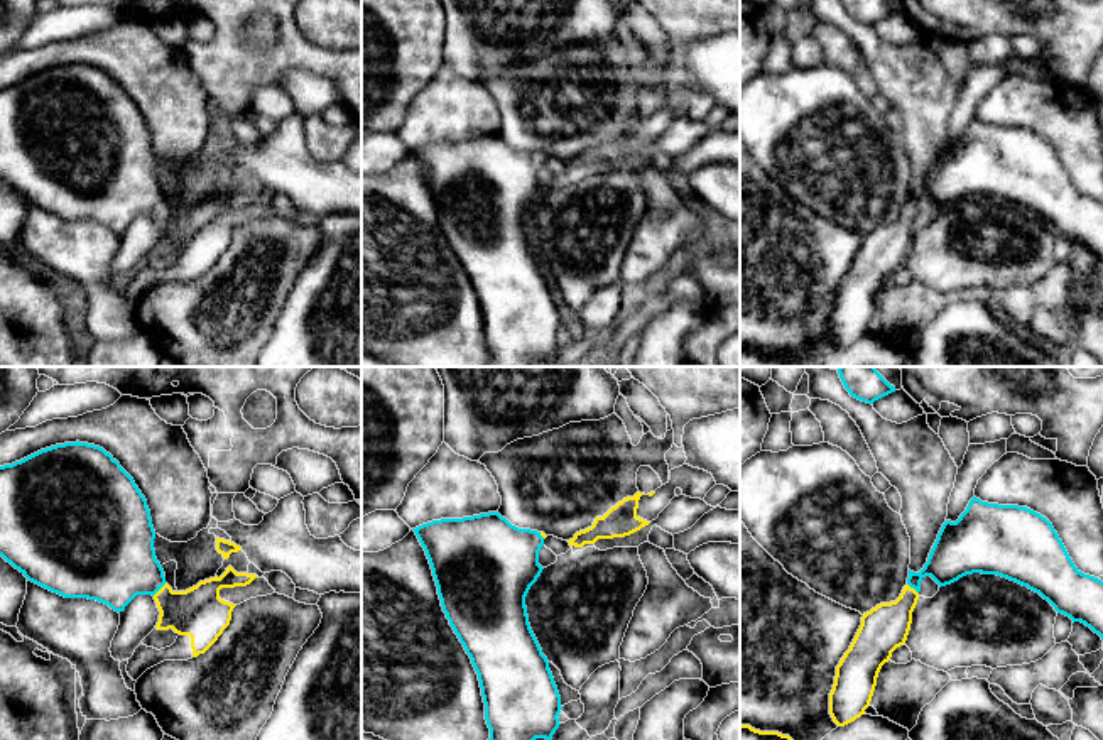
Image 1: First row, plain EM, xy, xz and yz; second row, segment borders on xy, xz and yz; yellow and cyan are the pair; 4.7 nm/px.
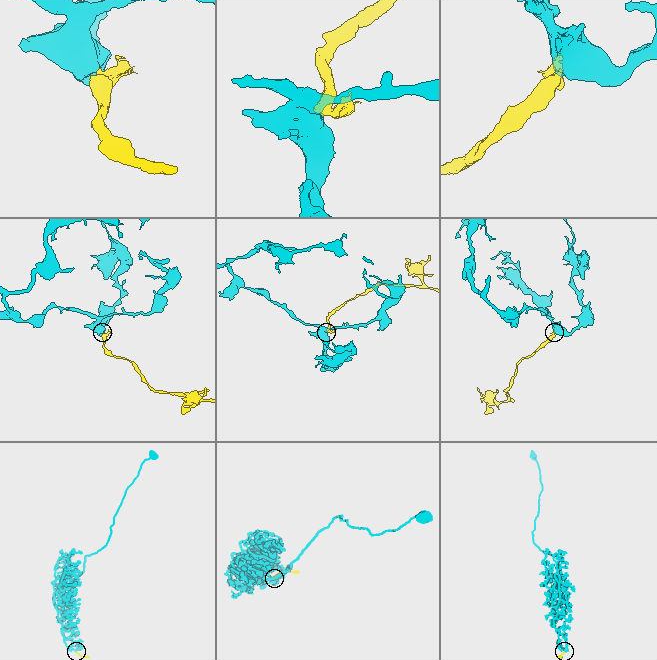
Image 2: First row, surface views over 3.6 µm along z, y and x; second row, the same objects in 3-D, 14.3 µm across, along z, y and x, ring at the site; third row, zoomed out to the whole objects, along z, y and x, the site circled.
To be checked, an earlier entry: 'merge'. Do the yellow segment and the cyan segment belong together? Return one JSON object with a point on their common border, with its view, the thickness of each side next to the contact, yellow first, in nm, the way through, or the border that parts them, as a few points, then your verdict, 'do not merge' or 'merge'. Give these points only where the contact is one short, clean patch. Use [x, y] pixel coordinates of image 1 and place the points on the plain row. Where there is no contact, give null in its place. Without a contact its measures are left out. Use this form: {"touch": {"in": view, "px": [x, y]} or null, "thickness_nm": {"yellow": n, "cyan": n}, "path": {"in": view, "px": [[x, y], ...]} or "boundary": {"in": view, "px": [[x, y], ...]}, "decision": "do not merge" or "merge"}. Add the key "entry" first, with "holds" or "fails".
{"entry": "holds", "touch": {"in": "xy", "px": [161, 210]}, "thickness_nm": {"yellow": 240, "cyan": 380}, "path": {"in": "xy", "px": [[198, 233], [184, 233], [161, 210], [144, 196], [117, 183]]}, "decision": "merge"}

